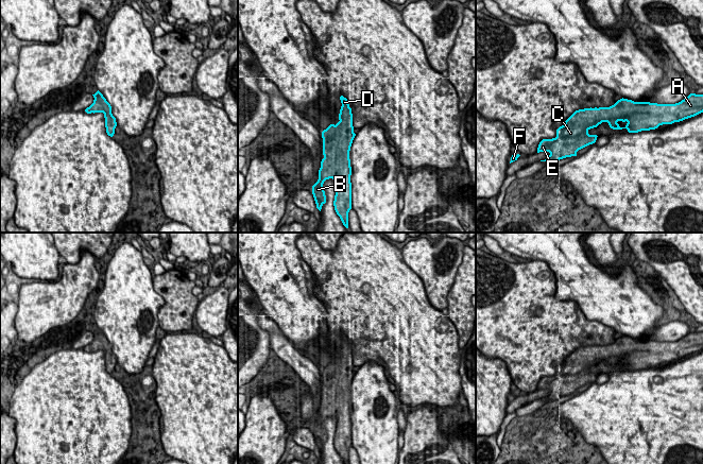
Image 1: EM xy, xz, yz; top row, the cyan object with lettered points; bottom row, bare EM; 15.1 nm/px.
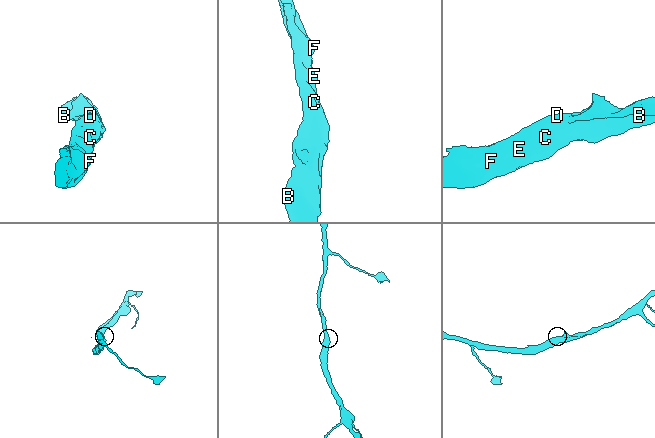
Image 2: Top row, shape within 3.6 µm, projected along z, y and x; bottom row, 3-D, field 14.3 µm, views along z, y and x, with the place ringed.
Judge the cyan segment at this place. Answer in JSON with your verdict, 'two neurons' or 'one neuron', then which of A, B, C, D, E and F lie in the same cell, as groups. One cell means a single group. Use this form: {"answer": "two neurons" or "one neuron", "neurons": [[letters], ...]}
{"answer": "one neuron", "neurons": [["A", "B", "C", "D", "E", "F"]]}

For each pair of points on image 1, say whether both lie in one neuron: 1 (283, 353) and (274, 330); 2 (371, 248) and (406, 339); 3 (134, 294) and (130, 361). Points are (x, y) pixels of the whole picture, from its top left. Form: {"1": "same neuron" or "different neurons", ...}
{"1": "same neuron", "2": "same neuron", "3": "same neuron"}

